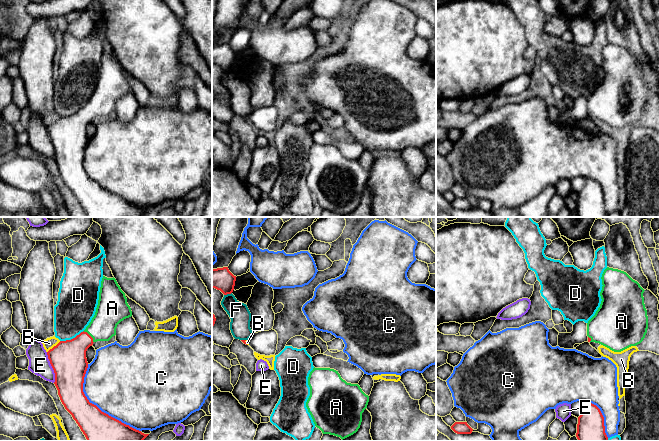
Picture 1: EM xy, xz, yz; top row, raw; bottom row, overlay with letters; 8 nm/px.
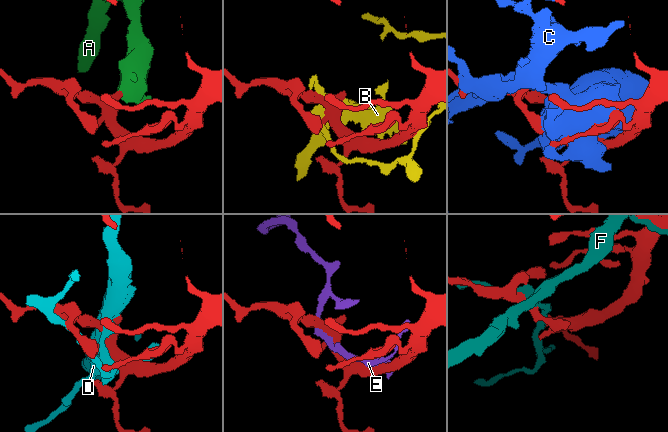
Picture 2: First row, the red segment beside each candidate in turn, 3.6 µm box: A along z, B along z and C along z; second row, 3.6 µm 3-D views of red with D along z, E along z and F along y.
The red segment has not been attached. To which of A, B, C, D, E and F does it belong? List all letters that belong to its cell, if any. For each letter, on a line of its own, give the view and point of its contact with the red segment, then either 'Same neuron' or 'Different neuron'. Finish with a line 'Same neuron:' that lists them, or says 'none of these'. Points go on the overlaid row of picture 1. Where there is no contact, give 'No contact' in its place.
A: Touches red at xy (90, 336). Same neuron
B: Touches red at xy (54, 346). Different neuron
C: Touches red at xy (95, 405). Different neuron
D: Touches red at xy (71, 339). Different neuron
E: Touches red at xy (52, 367). Different neuron
F: Touches red at xz (227, 293). Different neuron
Same neuron: A

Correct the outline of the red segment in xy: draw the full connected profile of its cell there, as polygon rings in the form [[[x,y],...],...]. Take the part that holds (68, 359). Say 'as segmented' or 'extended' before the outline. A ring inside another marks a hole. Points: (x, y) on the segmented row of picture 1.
extended | [[[103,276],[96,312],[89,325],[75,338],[60,341],[47,352],[60,400],[87,441],[143,441],[149,435],[102,412],[83,392],[87,349],[94,342],[109,341],[116,335],[117,325],[131,316],[116,279]]]

